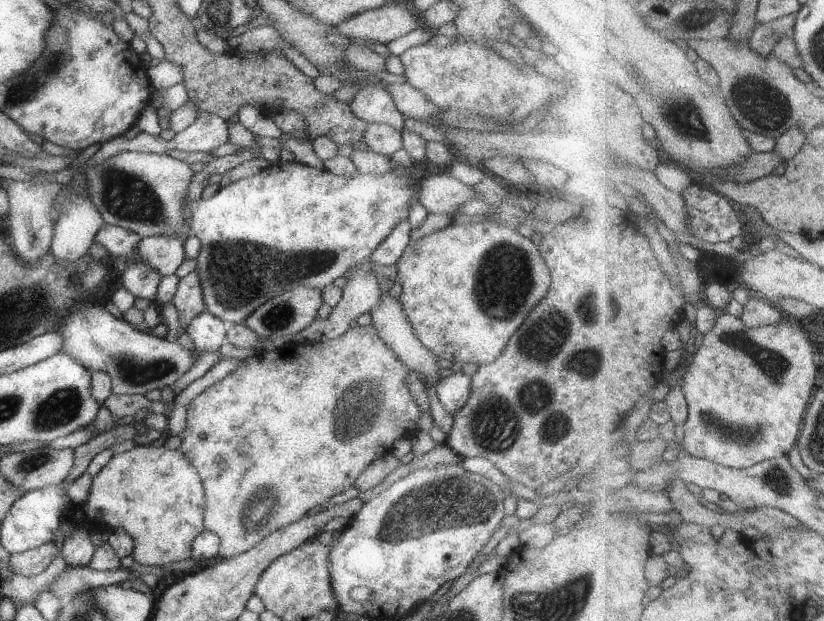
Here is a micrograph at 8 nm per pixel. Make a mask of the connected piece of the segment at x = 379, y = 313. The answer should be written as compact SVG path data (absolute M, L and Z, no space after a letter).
M372 262L372 269L374 270L375 278L377 280L377 285L379 290L381 290L381 298L379 298L379 306L375 306L373 310L369 313L371 315L372 326L377 332L377 336L385 342L385 345L395 352L399 361L408 369L413 370L415 374L419 377L421 382L425 383L427 380L433 380L437 383L437 372L440 368L435 366L436 357L433 356L433 352L429 352L427 348L423 347L423 344L419 344L417 338L413 336L411 327L401 310L401 304L395 298L389 296L389 289L394 284L396 279L395 265L385 267L381 265L375 265Z

